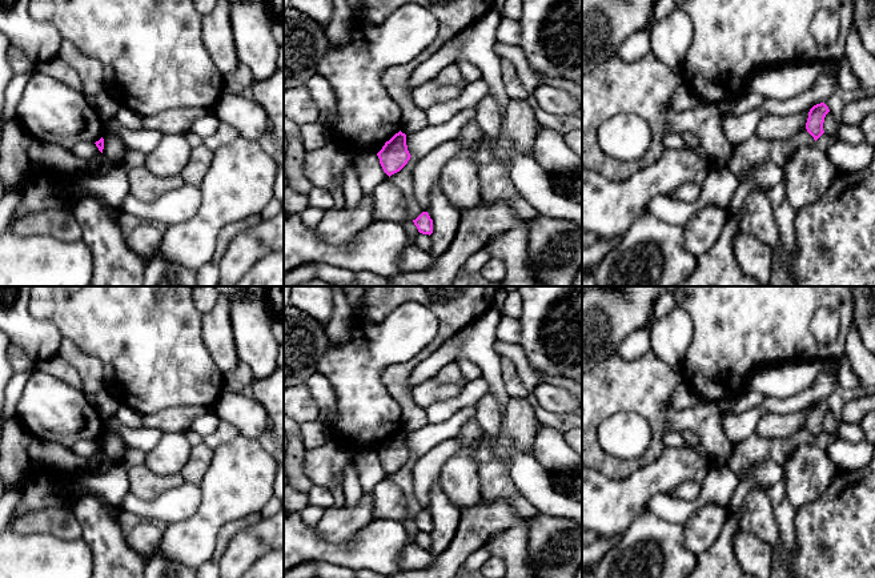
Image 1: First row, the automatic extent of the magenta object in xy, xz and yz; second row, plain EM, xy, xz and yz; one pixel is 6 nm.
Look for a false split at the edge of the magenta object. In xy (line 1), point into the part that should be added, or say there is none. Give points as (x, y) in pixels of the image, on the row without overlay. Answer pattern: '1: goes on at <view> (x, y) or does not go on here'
1: does not go on here

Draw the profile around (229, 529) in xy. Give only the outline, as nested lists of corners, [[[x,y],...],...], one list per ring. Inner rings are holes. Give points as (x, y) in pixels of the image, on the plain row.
[[[260,513],[245,515],[240,519],[226,522],[221,526],[221,529],[217,533],[216,546],[212,555],[213,561],[218,561],[221,555],[224,554],[229,541],[232,537],[238,533],[240,530],[257,525],[262,519]]]

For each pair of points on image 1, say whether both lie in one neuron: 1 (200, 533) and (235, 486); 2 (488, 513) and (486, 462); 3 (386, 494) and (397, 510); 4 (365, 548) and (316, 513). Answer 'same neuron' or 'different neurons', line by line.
1: same neuron
2: different neurons
3: same neuron
4: different neurons

